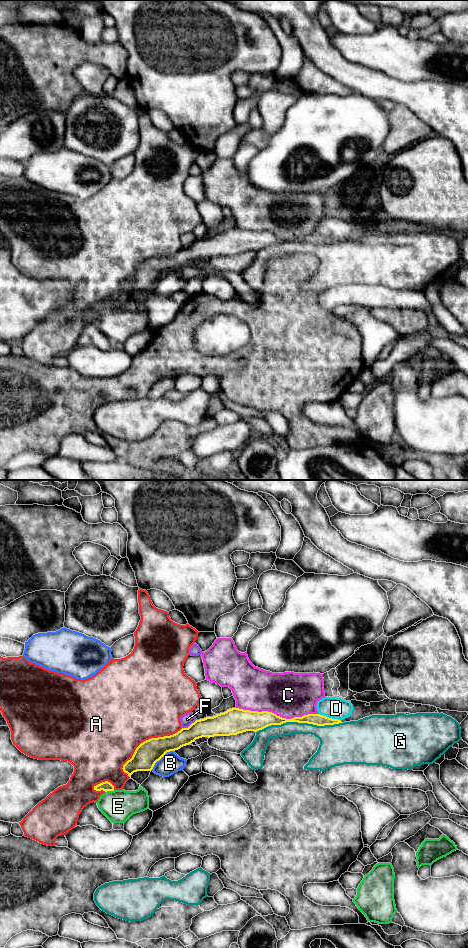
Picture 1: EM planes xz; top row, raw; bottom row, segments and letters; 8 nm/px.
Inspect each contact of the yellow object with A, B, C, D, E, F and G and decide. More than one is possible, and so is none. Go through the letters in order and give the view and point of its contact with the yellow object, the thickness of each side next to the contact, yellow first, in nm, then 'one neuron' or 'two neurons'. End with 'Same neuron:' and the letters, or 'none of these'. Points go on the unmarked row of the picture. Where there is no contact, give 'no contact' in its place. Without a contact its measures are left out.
A: xz (149, 259) | 190/500 nm | two neurons
B: xz (161, 277) | 190/170 nm | two neurons
C: xz (276, 235) | 170/360 nm | two neurons
D: xz (330, 238) | 100/180 nm | two neurons
E: xz (109, 310) | 80/260 nm | two neurons
F: xz (190, 245) | 180/100 nm | two neurons
G: xz (298, 242) | 110/150 nm | two neurons
Same neuron: none of these

